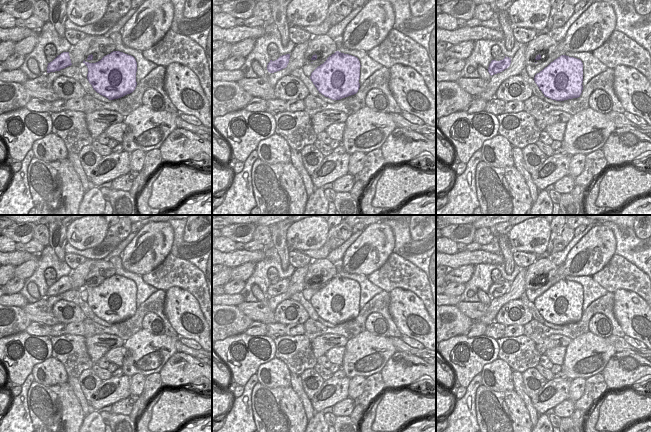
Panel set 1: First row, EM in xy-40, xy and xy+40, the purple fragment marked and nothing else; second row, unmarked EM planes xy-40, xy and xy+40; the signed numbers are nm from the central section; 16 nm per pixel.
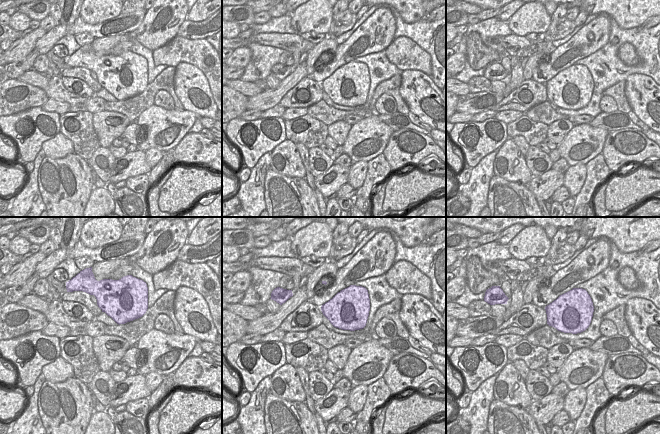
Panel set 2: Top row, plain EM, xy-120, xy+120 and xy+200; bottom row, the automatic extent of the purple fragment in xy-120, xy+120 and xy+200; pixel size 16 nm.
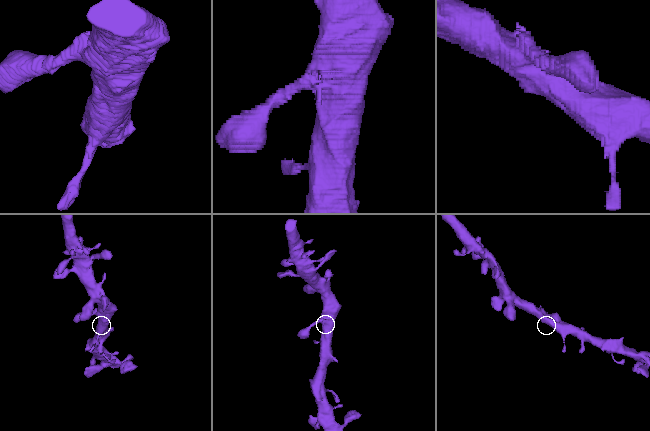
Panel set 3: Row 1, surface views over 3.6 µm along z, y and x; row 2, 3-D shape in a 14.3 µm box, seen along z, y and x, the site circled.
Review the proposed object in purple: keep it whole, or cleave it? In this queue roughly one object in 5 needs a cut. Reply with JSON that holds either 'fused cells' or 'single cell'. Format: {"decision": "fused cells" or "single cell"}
{"decision": "single cell"}

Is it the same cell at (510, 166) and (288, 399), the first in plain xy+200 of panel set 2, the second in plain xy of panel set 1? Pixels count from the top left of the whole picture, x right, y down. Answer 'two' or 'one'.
two

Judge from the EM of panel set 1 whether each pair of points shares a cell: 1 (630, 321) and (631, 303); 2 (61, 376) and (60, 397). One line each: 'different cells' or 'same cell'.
1: same cell
2: different cells

